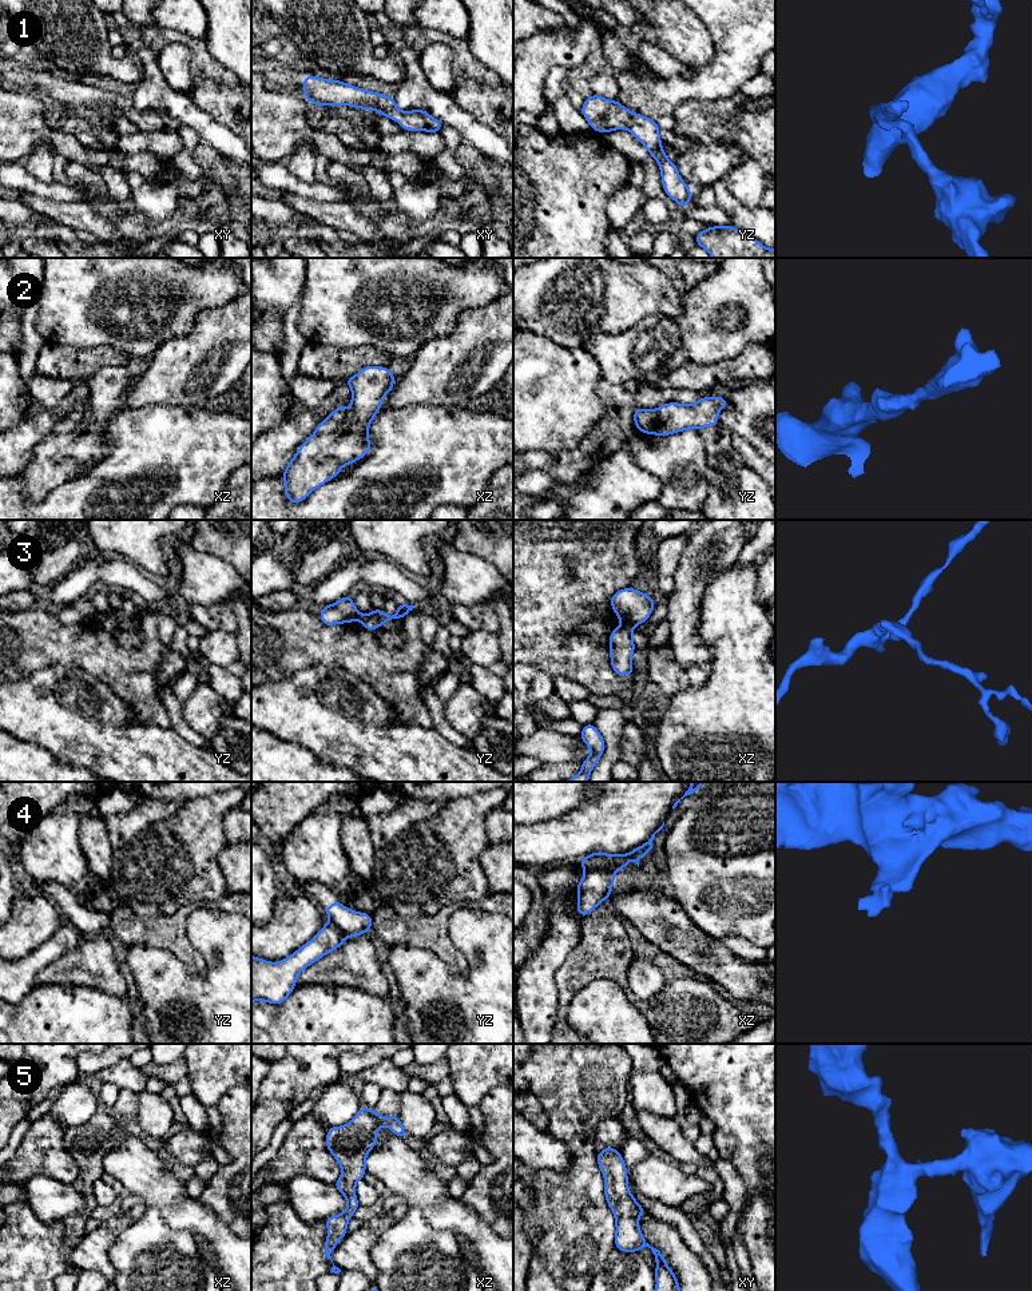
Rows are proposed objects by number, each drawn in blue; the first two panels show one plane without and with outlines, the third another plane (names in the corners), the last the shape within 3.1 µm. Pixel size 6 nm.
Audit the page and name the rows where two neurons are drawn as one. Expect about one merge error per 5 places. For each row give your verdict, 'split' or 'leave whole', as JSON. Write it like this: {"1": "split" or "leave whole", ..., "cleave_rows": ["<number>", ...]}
{"1": "leave whole", "2": "leave whole", "3": "split", "4": "split", "5": "leave whole", "cleave_rows": ["3", "4"]}

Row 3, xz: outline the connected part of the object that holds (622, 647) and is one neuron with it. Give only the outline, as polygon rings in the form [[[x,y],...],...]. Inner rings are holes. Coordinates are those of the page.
[[[622,624],[610,635],[611,667],[619,676],[634,674],[631,662],[632,654],[635,652],[632,631],[632,625]]]

